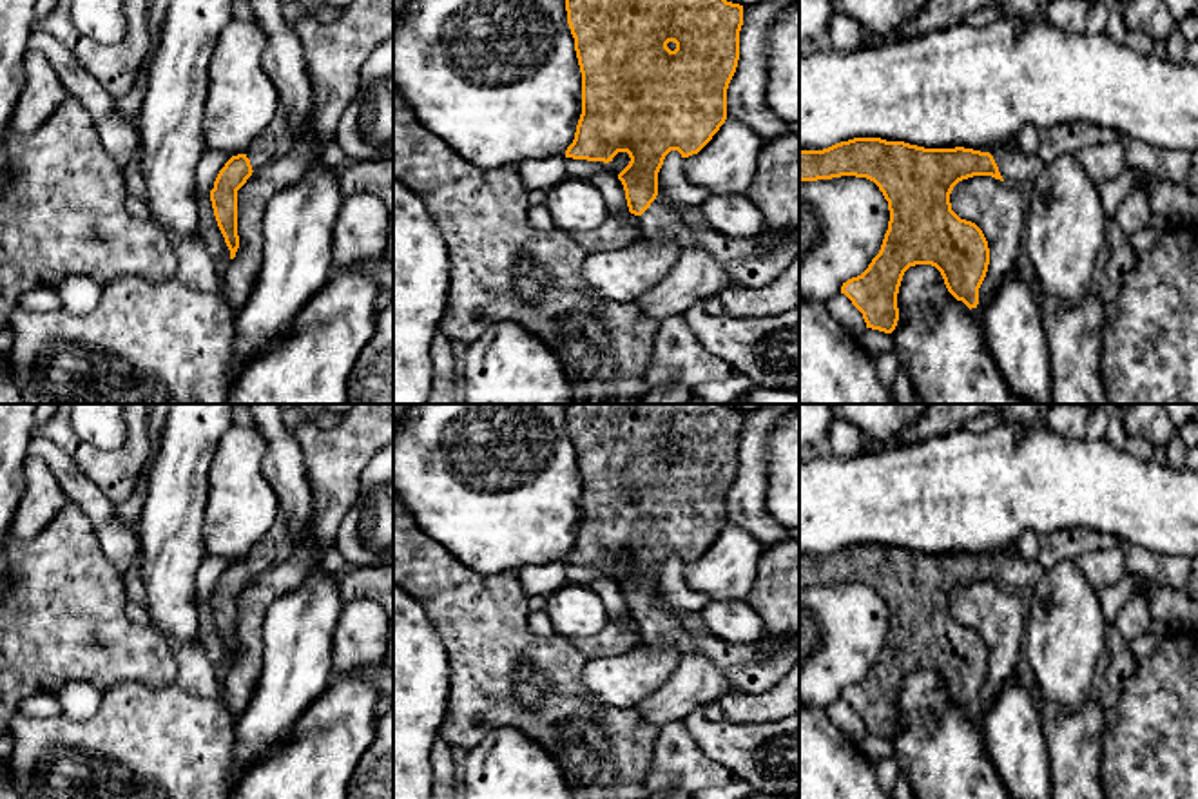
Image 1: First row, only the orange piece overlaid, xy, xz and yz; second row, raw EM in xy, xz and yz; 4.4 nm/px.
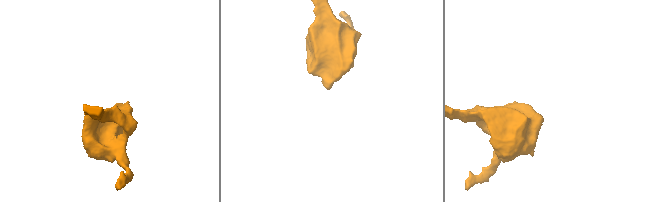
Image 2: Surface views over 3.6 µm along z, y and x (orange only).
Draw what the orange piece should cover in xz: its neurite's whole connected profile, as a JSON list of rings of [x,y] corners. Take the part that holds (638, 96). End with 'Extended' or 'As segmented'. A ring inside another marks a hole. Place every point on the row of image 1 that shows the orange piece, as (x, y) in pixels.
[[[565,0],[565,11],[567,11],[567,24],[575,38],[575,51],[582,72],[582,114],[576,125],[575,140],[565,150],[565,158],[609,163],[618,152],[627,152],[631,161],[618,174],[618,179],[623,185],[629,212],[638,217],[642,237],[674,241],[681,250],[703,250],[710,254],[721,265],[725,274],[743,288],[772,283],[792,263],[792,259],[799,255],[799,228],[787,234],[783,239],[776,239],[768,234],[756,236],[750,239],[732,239],[709,226],[707,228],[689,226],[681,219],[678,208],[671,205],[658,192],[658,172],[663,165],[665,156],[671,150],[678,150],[681,158],[698,154],[727,120],[727,89],[739,60],[739,31],[743,25],[743,5],[727,0]]]. Extended

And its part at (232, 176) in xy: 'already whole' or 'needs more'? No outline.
needs more

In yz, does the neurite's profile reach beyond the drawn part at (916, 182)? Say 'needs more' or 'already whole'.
needs more

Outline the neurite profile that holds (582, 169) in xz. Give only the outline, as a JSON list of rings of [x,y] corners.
[[[618,152],[609,163],[565,158],[564,167],[567,178],[585,179],[600,172],[618,176],[629,161],[631,158],[627,152]]]

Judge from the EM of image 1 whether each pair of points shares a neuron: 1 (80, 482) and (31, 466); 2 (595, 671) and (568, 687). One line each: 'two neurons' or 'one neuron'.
1: two neurons
2: two neurons

